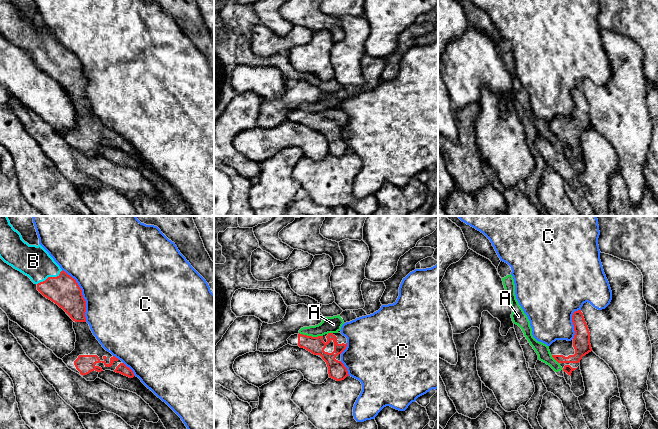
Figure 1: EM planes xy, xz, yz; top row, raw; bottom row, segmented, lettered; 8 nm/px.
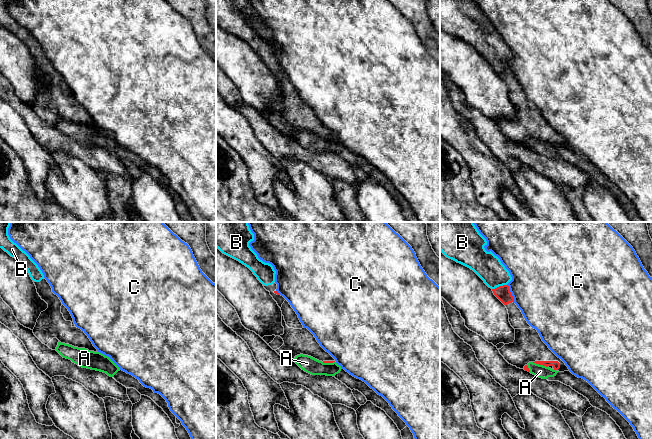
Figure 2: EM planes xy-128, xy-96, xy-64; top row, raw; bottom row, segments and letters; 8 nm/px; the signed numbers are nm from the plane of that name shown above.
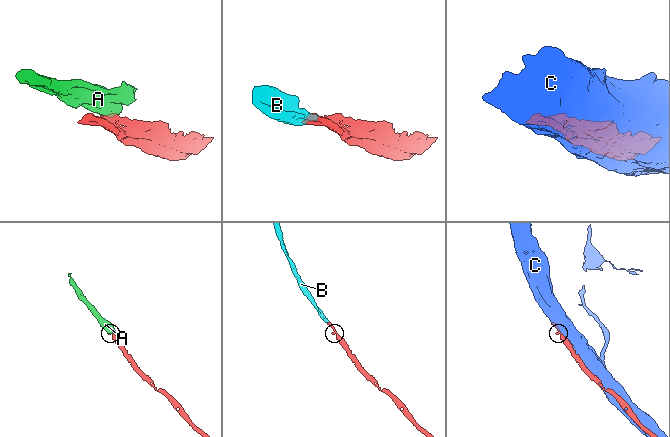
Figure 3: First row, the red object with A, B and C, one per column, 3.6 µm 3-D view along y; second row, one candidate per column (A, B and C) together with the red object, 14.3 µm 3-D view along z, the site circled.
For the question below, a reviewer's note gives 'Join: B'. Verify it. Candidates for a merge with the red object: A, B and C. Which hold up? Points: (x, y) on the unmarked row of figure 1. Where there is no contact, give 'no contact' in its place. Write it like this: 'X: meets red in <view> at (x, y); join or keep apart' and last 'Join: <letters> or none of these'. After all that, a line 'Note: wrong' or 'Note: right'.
A: meets red in xz at (311, 112); keep apart
B: meets red in xy at (49, 53); join
C: meets red in xy at (81, 70); keep apart
Join: B
Note: right

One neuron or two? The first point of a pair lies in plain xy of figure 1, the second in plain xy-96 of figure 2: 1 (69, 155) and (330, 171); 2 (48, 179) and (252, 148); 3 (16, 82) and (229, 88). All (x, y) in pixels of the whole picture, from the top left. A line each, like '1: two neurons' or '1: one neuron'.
1: one neuron
2: one neuron
3: two neurons

